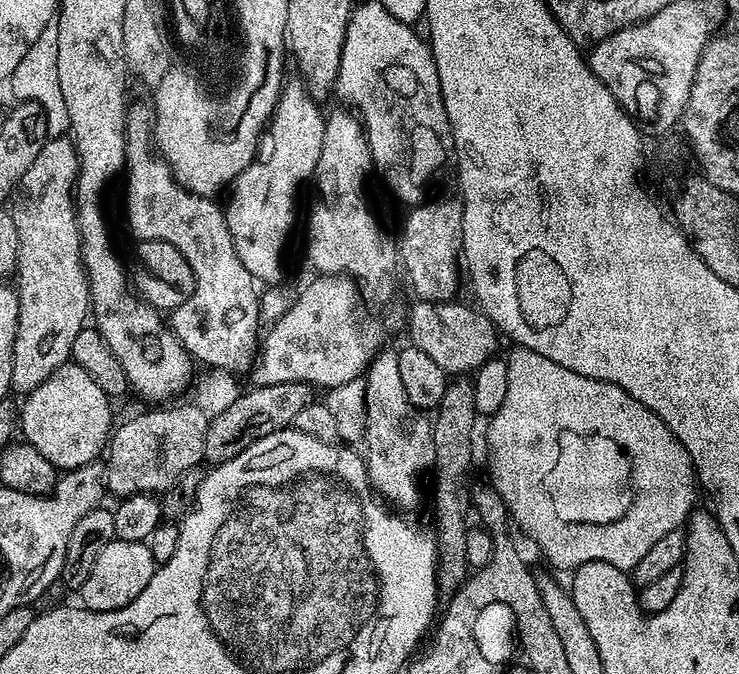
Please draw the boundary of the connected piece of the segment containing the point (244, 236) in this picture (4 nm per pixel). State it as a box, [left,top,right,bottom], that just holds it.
[224,78,325,286]

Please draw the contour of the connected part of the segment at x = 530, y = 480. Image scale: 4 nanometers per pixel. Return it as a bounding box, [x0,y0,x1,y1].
[487,346,698,574]

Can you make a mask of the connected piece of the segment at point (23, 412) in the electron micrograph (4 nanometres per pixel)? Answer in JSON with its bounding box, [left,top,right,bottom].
[18,362,114,470]

